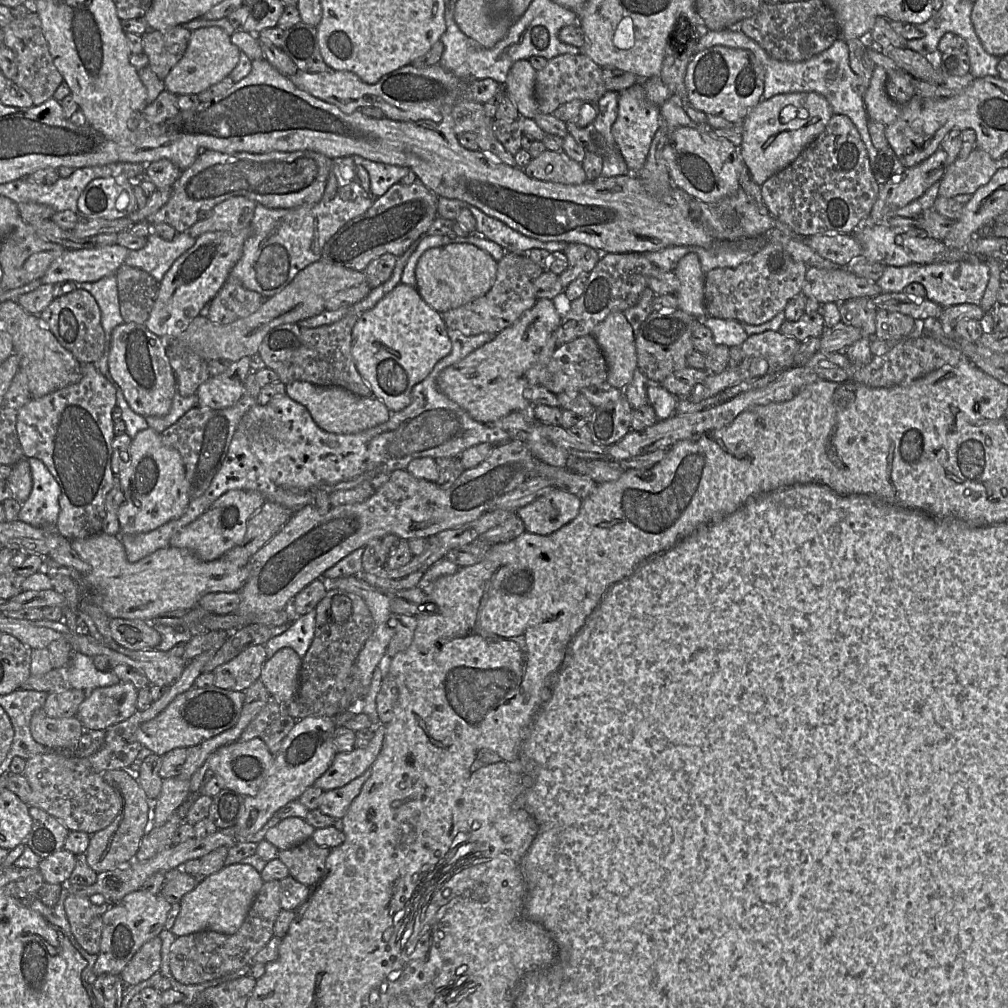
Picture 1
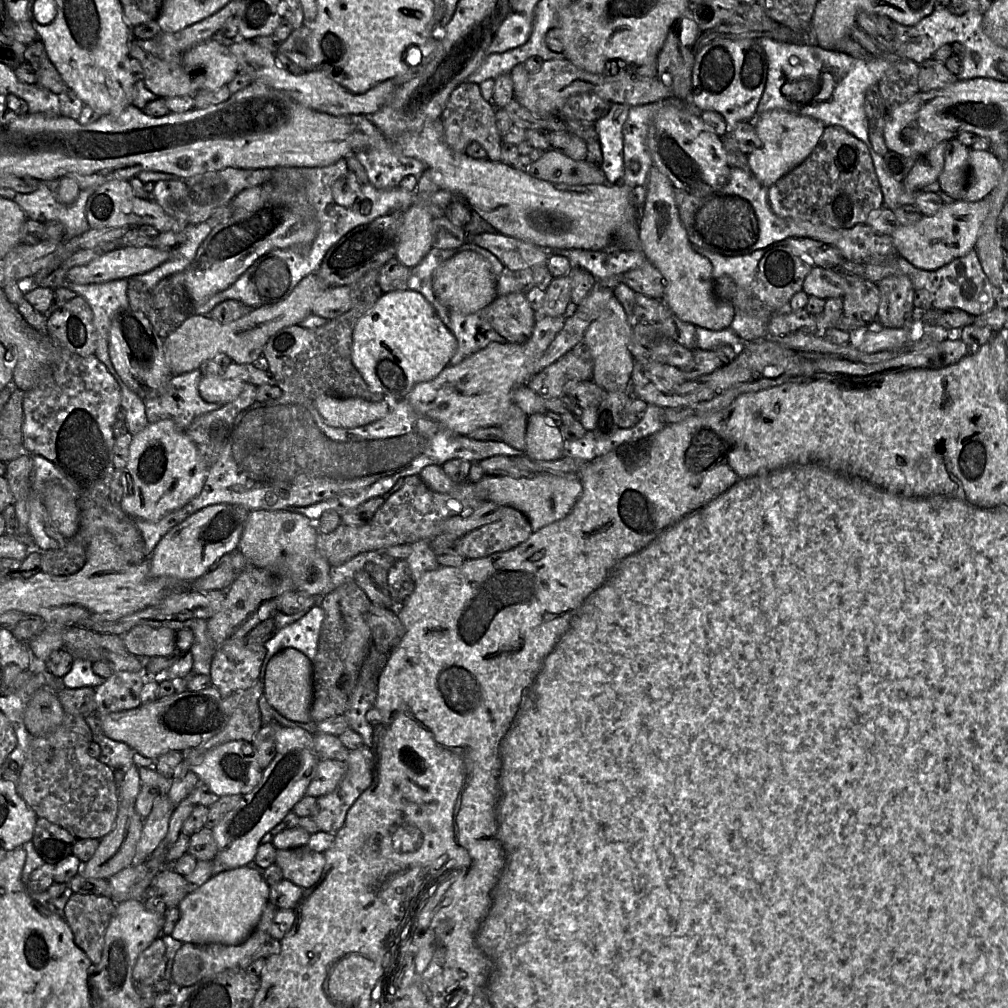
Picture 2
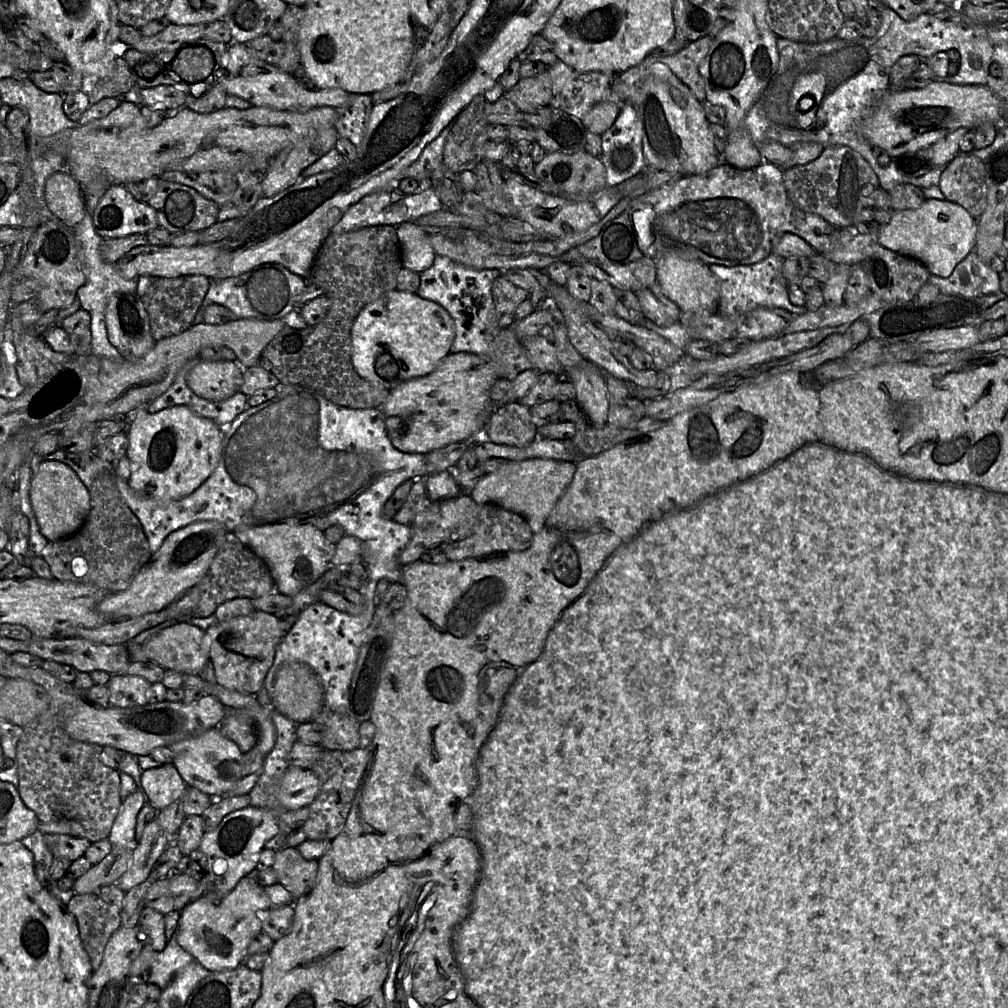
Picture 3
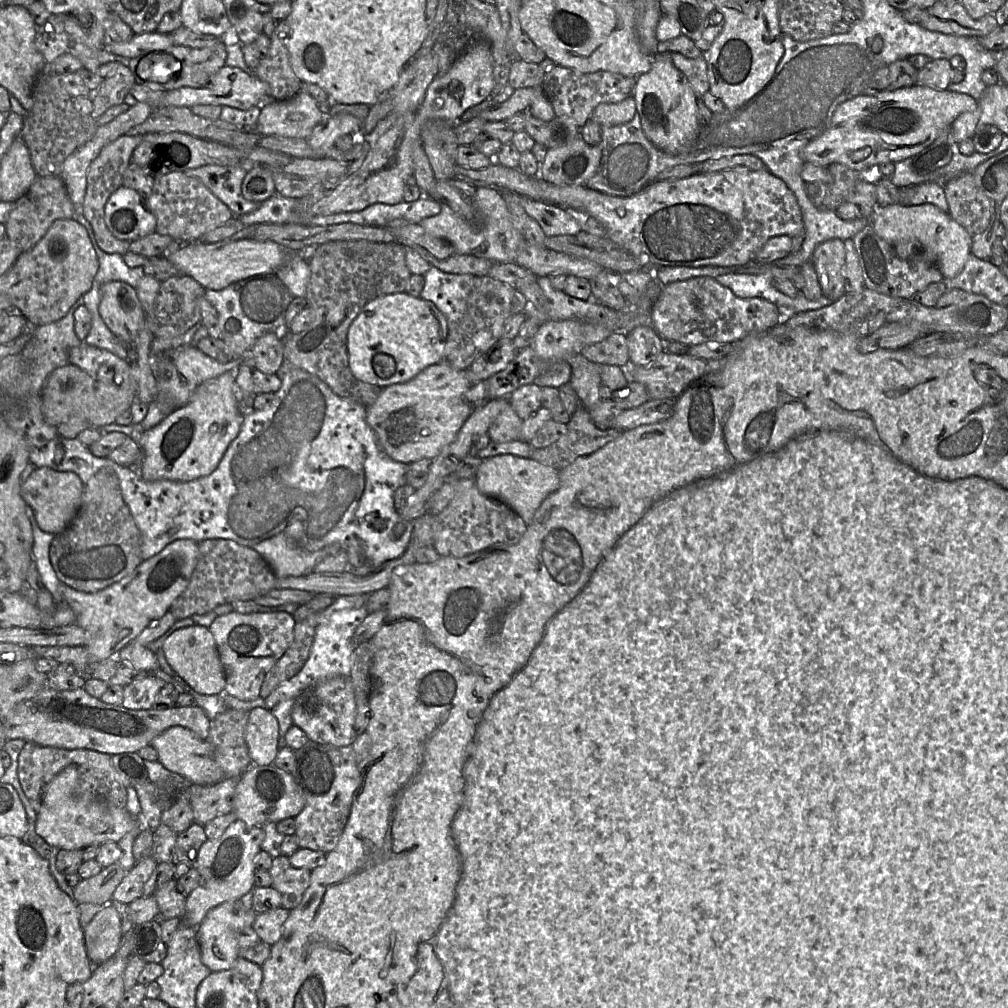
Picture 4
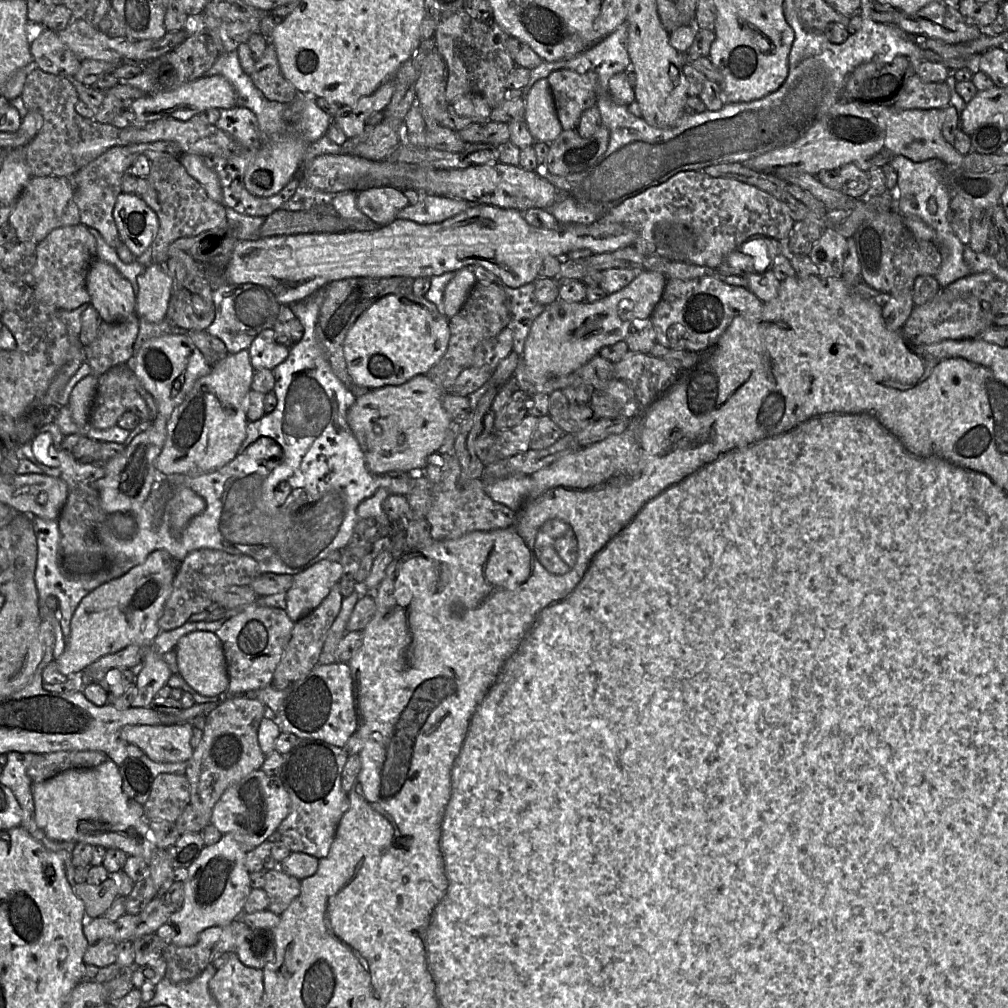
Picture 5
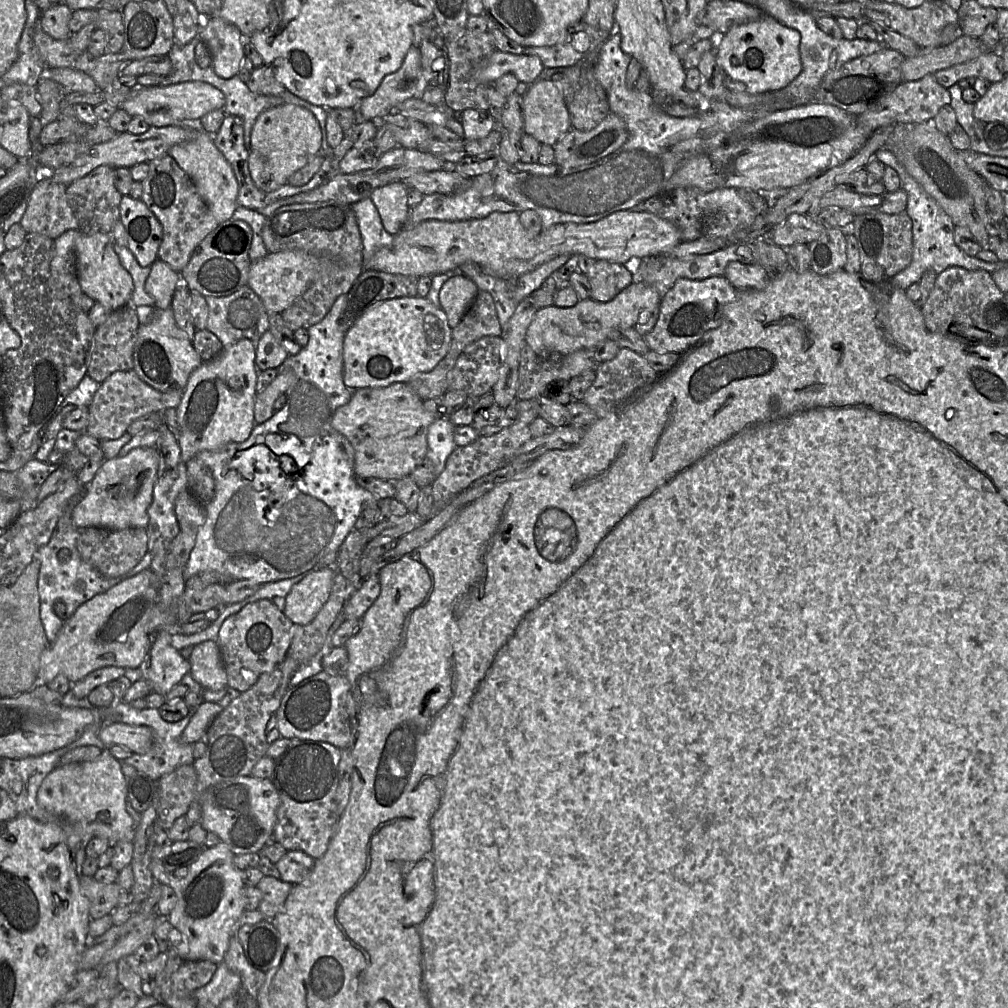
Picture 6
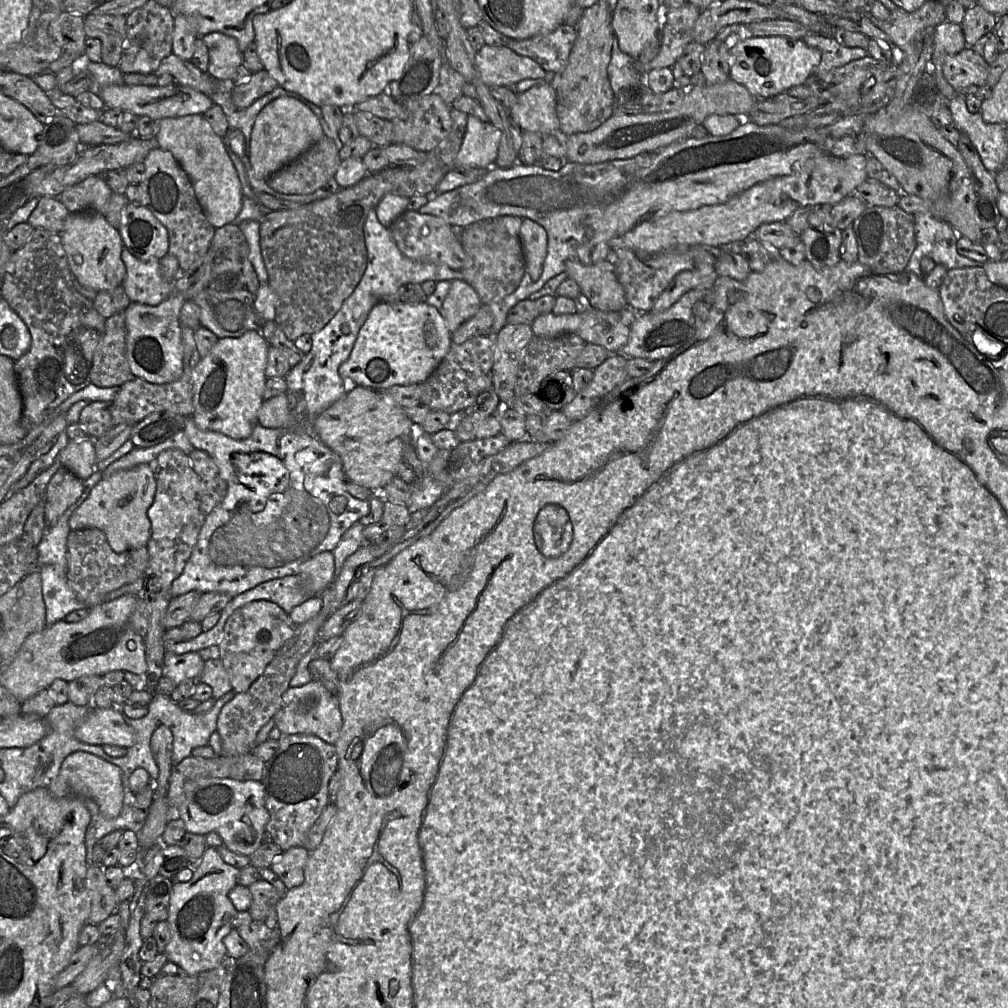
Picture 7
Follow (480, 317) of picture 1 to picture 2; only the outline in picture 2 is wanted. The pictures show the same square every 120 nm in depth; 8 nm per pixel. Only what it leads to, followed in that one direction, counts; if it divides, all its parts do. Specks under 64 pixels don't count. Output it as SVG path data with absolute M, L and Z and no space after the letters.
M522 293L497 295L489 305L481 309L481 316L507 342L514 344L525 343L536 322L535 310Z

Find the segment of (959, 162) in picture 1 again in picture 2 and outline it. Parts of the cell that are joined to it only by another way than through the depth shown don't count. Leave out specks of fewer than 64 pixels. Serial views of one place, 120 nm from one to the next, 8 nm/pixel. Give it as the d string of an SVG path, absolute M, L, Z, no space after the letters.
M971 150L965 201L976 202L987 198L997 186L1002 173L1003 163L992 150Z

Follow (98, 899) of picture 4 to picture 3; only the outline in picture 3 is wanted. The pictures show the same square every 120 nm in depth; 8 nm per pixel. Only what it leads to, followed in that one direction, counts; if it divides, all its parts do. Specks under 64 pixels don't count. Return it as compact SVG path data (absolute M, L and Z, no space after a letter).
M112 846L110 853L82 876L74 880L71 890L76 895L96 894L104 885L116 884L128 869L132 850L120 846Z

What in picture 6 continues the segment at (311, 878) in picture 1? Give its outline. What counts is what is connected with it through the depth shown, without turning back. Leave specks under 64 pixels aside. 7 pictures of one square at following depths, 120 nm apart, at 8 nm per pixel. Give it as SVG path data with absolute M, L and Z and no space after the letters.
M263 876L256 887L262 893L258 910L266 920L272 920L281 911L293 885L280 878Z

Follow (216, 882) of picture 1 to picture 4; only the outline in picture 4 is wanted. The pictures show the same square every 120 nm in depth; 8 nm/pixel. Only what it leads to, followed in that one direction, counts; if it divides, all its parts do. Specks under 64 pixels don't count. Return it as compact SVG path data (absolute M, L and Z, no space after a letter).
M243 899L228 901L210 910L196 930L202 963L213 973L229 970L240 957L239 933L252 927L257 913Z

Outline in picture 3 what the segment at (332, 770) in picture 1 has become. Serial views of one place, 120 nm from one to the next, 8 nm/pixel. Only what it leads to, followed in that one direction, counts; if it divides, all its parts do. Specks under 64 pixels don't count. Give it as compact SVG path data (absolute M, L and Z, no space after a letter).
M289 766L280 781L277 800L284 810L308 807L319 790L319 779L311 769Z

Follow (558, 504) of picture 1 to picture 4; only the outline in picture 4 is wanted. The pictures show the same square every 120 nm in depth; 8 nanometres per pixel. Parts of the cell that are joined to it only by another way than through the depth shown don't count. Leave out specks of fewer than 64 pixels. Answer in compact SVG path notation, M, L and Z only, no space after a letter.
M511 454L482 459L475 479L482 494L506 504L522 518L526 525L532 523L543 501L557 490L560 484L559 470L533 459Z

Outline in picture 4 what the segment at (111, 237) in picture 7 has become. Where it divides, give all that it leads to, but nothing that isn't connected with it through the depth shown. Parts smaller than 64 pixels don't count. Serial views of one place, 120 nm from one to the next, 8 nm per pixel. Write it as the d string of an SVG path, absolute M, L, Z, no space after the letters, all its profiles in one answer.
M120 281L105 283L100 288L98 310L110 332L131 347L145 319L136 289Z

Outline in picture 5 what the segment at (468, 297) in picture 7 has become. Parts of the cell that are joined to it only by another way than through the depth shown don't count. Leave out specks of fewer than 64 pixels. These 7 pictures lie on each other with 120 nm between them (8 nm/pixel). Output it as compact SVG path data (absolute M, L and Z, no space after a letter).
M465 267L456 272L444 290L444 308L448 319L454 317L463 307L472 288L478 280L472 268Z

